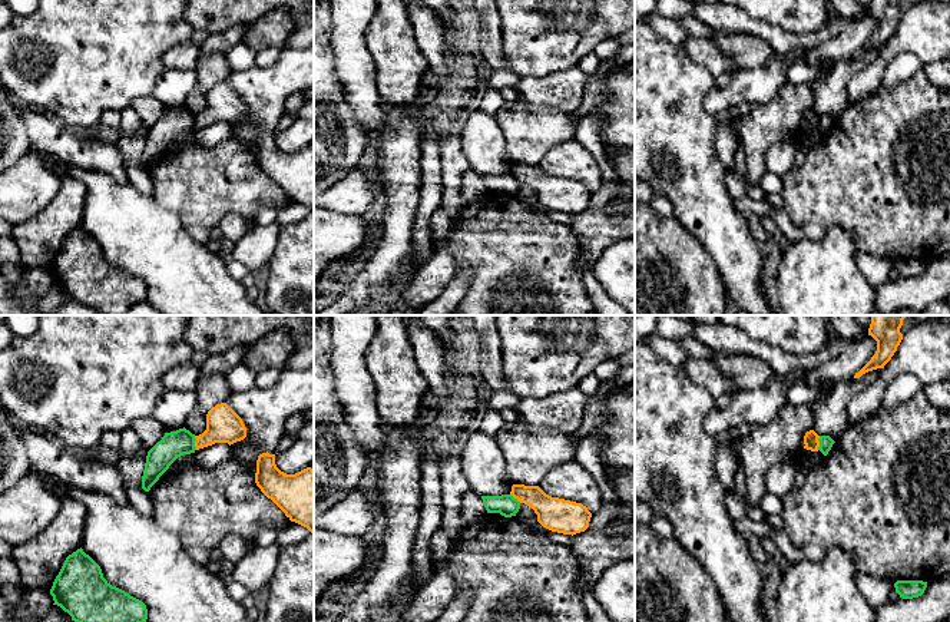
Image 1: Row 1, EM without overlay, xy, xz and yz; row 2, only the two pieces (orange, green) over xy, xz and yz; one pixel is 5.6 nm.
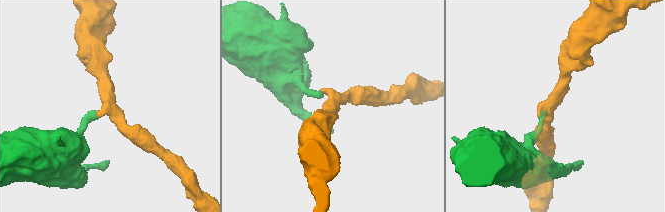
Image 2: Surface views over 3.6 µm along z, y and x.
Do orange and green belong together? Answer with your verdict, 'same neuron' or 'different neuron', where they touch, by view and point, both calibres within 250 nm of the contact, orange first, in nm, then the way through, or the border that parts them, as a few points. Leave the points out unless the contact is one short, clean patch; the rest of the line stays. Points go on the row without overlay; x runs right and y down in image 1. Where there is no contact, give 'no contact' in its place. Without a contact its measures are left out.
different neuron; meets orange in xy at (195, 122); 190 nm thick on the orange side, 150 nm on the other; border along xy (194, 115), (197, 128)

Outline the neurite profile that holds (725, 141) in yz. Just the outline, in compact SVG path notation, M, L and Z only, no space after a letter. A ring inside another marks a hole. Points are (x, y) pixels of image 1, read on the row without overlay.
M729 115L716 123L716 130L714 135L714 153L722 163L725 172L735 168L735 153L739 146L739 139L734 130Z

